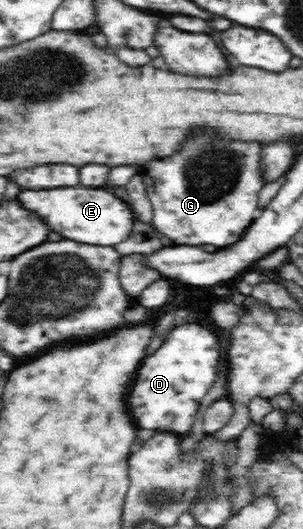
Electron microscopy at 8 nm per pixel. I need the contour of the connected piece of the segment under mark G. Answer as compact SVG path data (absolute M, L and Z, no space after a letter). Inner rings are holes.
M195 137L185 145L185 151L177 157L149 161L141 169L143 183L147 185L147 197L153 205L153 227L175 246L215 245L218 249L238 242L253 221L258 210L257 193L262 188L259 180L259 145L249 143L219 143L211 137Z

